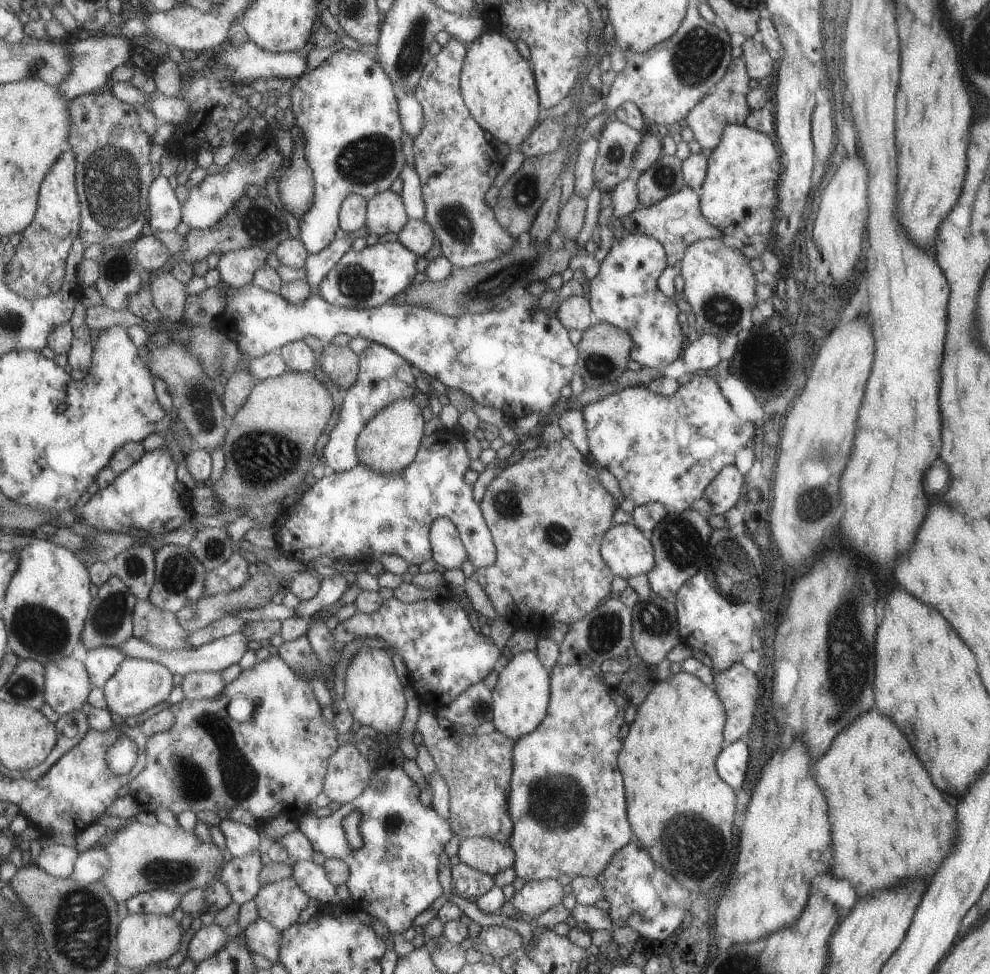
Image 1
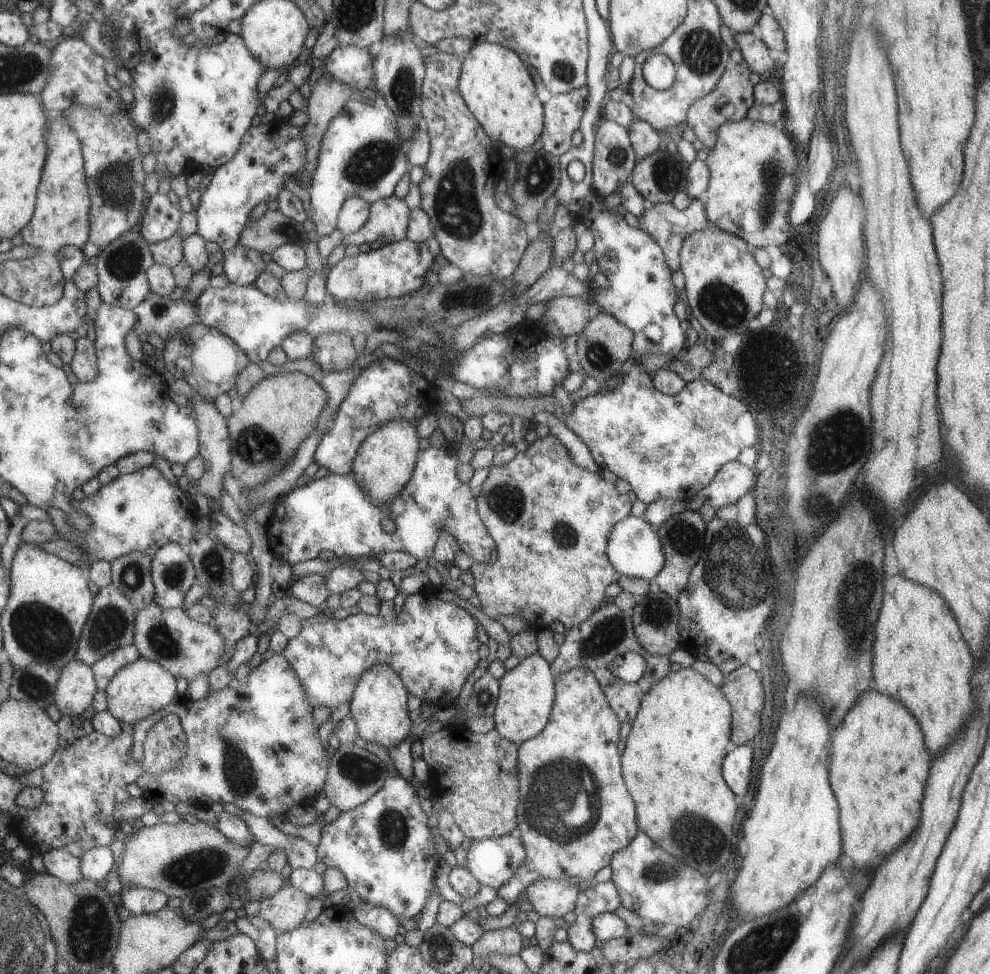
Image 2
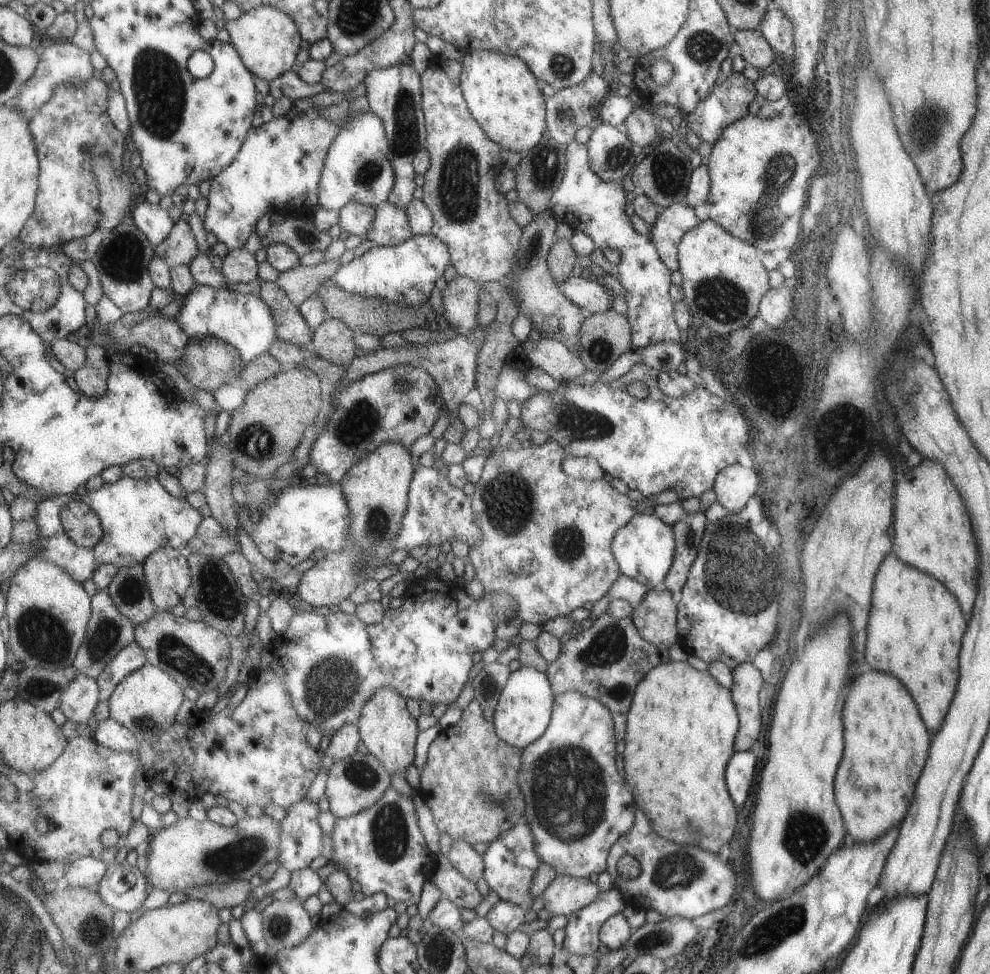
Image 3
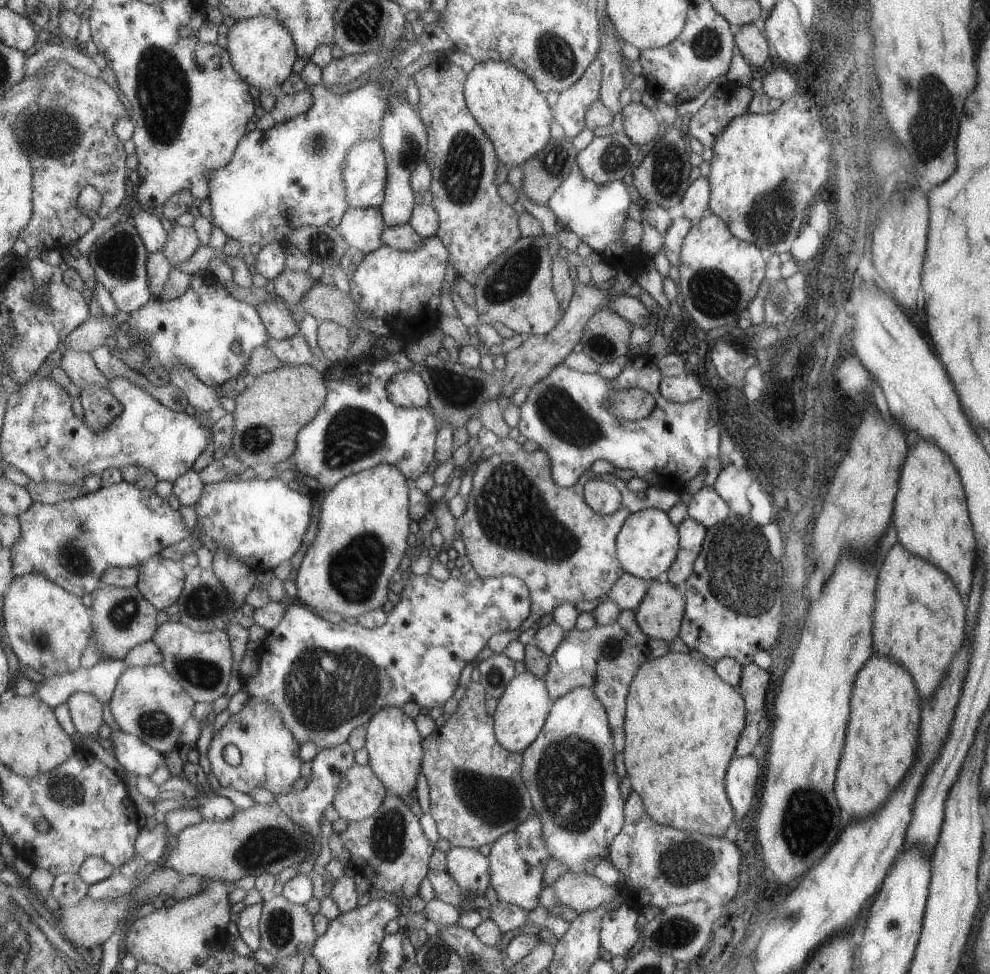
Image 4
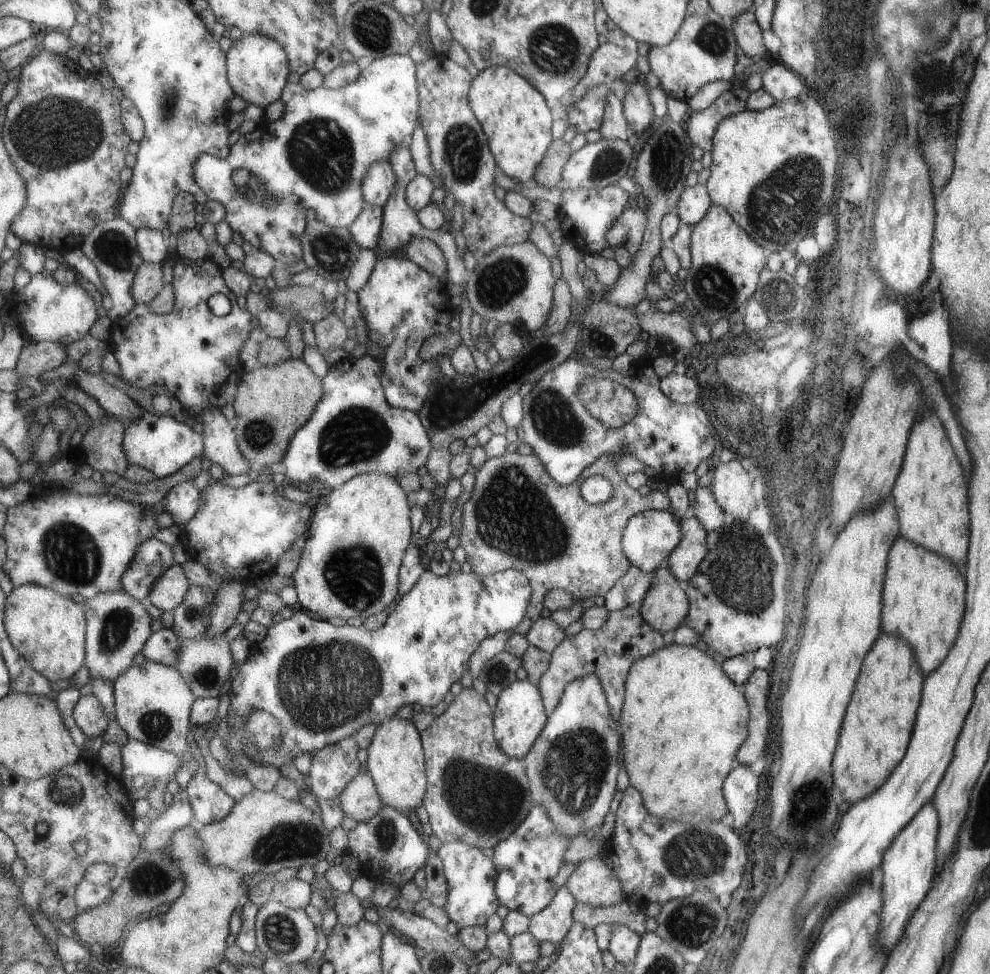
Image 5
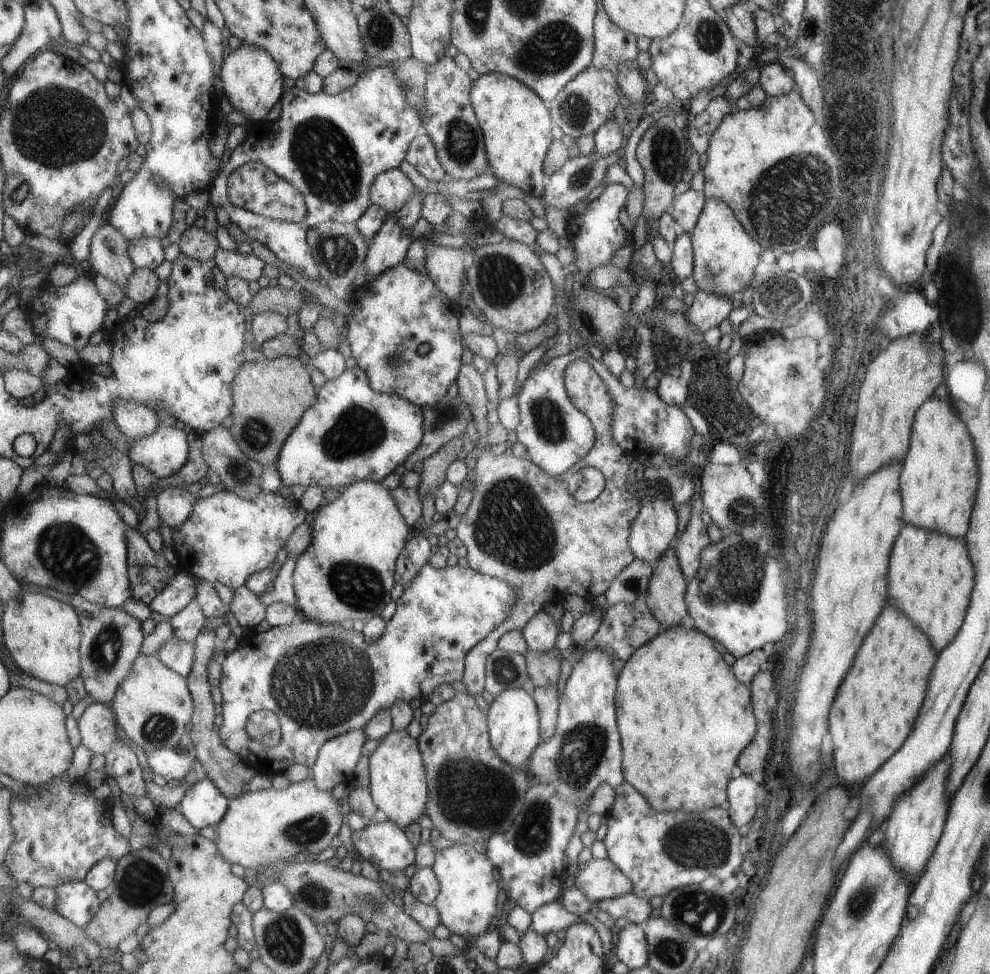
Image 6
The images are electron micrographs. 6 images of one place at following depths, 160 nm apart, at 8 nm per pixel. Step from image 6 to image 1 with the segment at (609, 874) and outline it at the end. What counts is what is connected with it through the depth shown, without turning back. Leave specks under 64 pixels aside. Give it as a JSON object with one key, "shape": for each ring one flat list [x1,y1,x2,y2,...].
{"shape":[[539,879,526,882,511,901,521,914,529,914,534,919,549,907,558,905,563,896,563,888,557,879]]}

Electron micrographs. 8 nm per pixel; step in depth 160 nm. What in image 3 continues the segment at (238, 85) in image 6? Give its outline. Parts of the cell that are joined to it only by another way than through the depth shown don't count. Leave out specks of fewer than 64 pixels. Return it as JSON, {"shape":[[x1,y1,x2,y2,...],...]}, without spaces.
{"shape":[[258,6,246,13,242,13,238,19,226,20,226,27,231,42,240,50,245,64,252,73,269,83,291,69,297,69,297,54,299,48,304,45,300,28,296,20,285,11,272,6]]}

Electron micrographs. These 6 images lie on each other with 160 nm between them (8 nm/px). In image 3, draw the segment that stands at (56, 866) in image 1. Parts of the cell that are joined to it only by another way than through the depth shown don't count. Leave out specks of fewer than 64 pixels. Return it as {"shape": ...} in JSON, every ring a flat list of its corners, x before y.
{"shape":[[94,856,78,858,67,865,63,882,73,887,88,887,100,883,107,874,108,864]]}

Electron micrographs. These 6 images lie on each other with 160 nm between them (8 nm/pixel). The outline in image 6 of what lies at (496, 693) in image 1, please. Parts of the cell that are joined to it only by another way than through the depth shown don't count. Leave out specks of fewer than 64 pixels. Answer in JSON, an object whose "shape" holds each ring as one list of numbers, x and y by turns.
{"shape":[[509,689,496,697,488,711,488,725,492,746,509,764,521,767,521,762,532,756,540,742,540,723,536,701,523,689]]}

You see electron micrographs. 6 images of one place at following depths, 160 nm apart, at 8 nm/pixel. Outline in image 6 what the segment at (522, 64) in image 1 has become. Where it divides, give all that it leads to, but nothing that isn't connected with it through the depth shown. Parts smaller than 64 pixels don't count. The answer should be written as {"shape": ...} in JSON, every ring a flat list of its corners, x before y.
{"shape":[[492,72,474,81,472,101,484,130,492,174,500,183,511,184,527,195,540,198,548,182,543,162,551,142,552,119,541,98,518,78]]}

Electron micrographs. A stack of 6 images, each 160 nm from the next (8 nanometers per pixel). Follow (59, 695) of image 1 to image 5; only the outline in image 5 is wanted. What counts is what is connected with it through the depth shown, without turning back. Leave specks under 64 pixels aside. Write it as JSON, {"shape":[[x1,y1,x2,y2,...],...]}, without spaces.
{"shape":[[93,694,82,696,75,708,74,718,89,739,104,735,111,721,111,716]]}

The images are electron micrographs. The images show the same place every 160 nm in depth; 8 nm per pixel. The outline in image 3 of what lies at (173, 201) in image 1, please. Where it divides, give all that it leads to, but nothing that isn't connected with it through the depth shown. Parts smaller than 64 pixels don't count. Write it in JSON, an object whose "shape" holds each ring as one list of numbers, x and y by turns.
{"shape":[[147,201,136,206,132,211,132,218,137,226,148,236,153,246,160,245,172,233,176,225,169,216,169,210]]}

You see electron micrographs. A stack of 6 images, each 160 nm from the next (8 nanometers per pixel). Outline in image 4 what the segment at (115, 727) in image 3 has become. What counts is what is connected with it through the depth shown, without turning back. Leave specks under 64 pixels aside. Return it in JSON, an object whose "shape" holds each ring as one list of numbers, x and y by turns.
{"shape":[[119,730,113,733,111,740,114,742,115,756,131,775,148,777,167,764,162,752,134,734]]}

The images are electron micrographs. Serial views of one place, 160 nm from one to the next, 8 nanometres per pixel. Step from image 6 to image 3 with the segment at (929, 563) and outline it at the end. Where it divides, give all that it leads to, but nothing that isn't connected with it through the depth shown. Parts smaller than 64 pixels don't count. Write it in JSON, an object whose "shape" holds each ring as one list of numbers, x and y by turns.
{"shape":[[889,554,879,566,873,584,873,614,869,614,869,646,865,658,873,670,895,674,921,706,921,718,929,730,939,730,957,684,957,652,965,630,965,618,953,594,925,572,905,566]]}

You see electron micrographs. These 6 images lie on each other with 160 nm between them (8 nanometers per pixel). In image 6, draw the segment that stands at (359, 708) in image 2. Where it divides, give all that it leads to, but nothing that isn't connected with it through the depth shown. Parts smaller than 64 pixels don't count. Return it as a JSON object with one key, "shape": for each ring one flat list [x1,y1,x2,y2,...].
{"shape":[[407,730,391,731,370,756,370,777,373,798,387,818,400,827,418,822,428,805,428,772,420,742]]}

